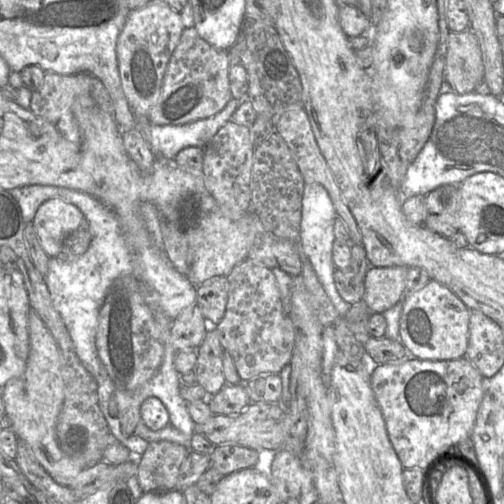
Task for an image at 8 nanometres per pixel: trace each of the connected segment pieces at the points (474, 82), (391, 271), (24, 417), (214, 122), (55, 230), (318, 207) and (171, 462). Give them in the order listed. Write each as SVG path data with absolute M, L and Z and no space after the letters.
M471 28L462 32L450 31L444 80L458 94L474 92L484 81L482 54L478 39Z
M370 267L365 279L363 302L371 313L384 313L402 301L408 267Z
M30 309L28 314L28 332L29 354L25 370L22 375L9 381L3 390L2 399L5 407L5 415L11 421L11 430L16 434L18 439L24 441L31 448L36 460L46 473L56 483L68 487L78 474L88 466L82 461L76 461L75 458L64 454L59 449L56 440L56 422L65 396L65 384L61 374L60 350L55 339L33 309Z
M231 98L218 113L206 119L181 125L150 125L150 147L159 158L173 160L186 147L202 147L211 141L219 129L231 120L243 100Z
M49 199L38 208L32 223L49 258L58 256L65 239L83 219L77 206L61 199Z
M318 183L305 184L302 197L302 217L300 223L301 252L308 259L316 275L341 317L345 317L351 305L344 301L335 286L333 263L334 224L337 218L335 208L327 190Z
M169 442L149 443L145 452L137 458L138 484L143 493L168 492L175 489L180 466L189 450Z

